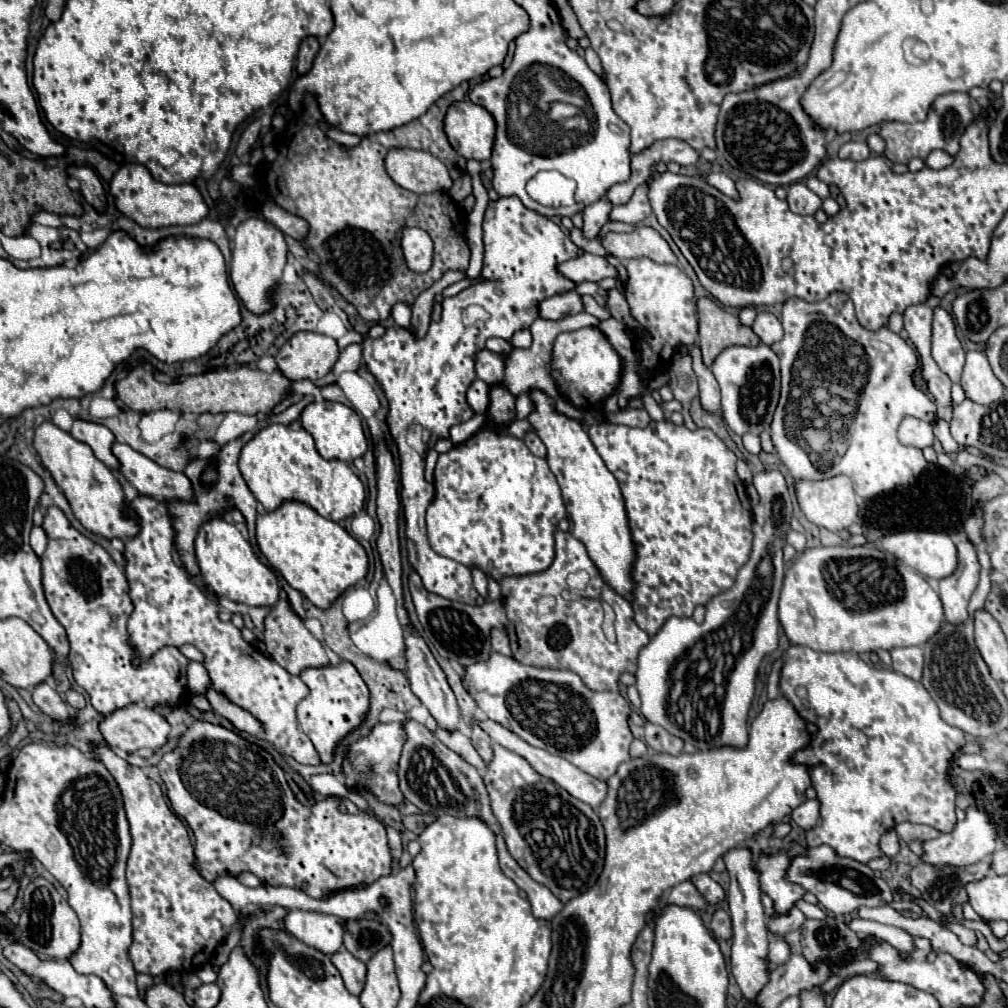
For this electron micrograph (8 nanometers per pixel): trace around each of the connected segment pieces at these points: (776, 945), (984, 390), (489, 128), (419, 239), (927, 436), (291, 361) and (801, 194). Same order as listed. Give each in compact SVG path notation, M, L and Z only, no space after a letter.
M769 934L769 968L773 970L779 964L785 964L789 960L789 946L781 936Z
M969 350L965 368L959 380L965 398L977 402L977 404L993 404L993 400L999 400L1005 392L1003 384L995 378L987 356L981 350Z
M469 100L453 102L445 116L445 132L451 146L463 158L489 160L495 140L495 120L485 108Z
M405 228L401 238L401 250L411 272L425 272L433 264L433 242L421 228Z
M907 416L899 426L899 440L901 440L901 444L907 444L907 446L925 448L925 446L933 444L935 436L933 436L929 422Z
M297 332L277 352L275 362L289 380L317 380L331 372L339 358L337 342L317 332Z
M795 182L787 188L787 204L799 216L813 216L821 208L821 198L803 182Z

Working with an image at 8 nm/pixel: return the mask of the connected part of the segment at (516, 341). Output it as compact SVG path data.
M527 328L521 330L521 332L515 332L513 338L511 338L511 344L513 344L515 348L529 348L531 342L533 342L533 336L531 336L531 332L529 332Z

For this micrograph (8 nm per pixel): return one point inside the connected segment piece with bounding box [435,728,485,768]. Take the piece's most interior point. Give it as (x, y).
(458, 742)

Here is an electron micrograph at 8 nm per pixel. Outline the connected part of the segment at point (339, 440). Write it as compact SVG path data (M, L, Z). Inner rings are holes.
M311 402L305 406L299 418L301 426L313 436L317 452L327 460L341 460L341 462L353 462L355 458L363 456L367 450L367 438L363 434L361 418L359 414L339 402Z

